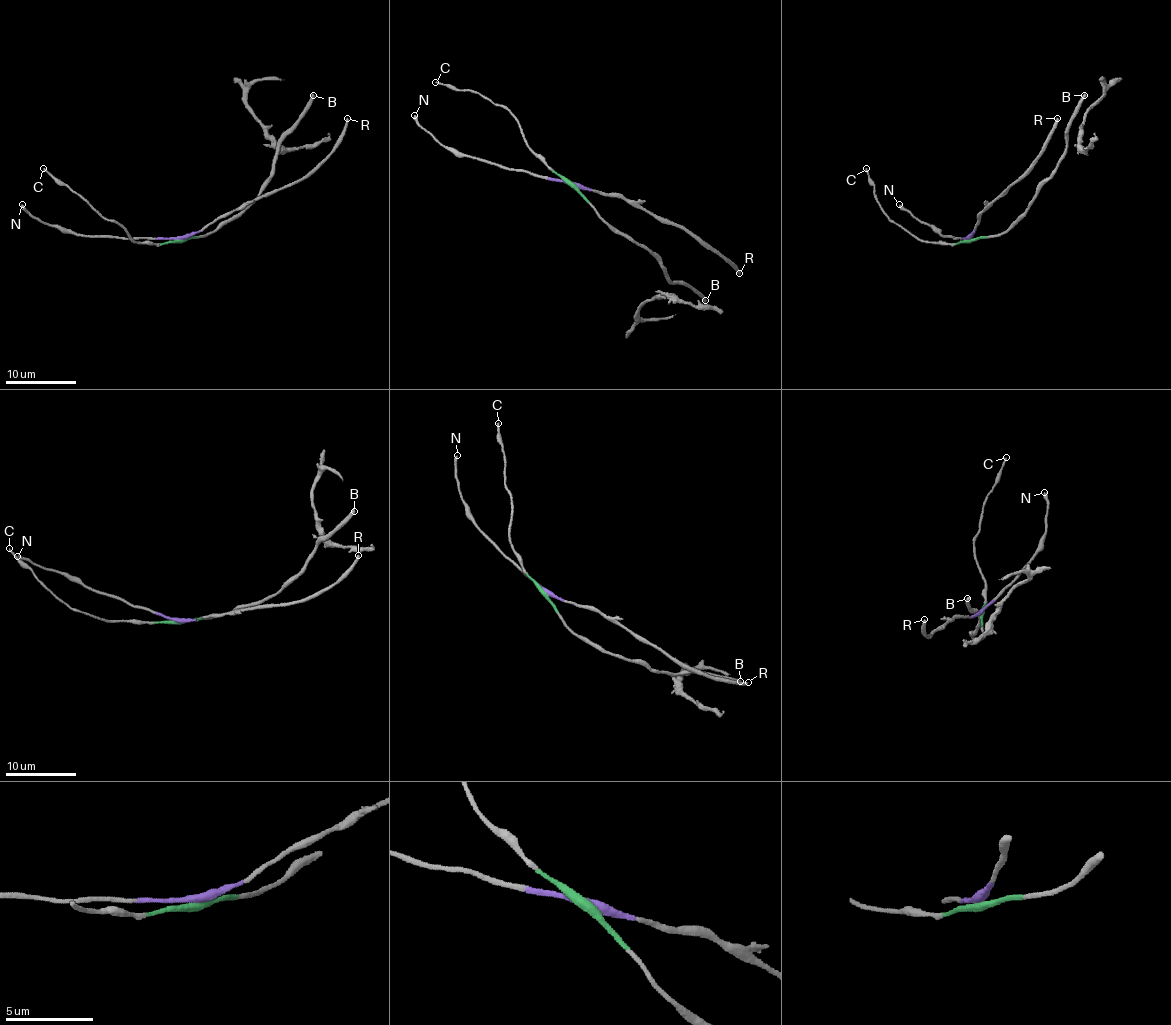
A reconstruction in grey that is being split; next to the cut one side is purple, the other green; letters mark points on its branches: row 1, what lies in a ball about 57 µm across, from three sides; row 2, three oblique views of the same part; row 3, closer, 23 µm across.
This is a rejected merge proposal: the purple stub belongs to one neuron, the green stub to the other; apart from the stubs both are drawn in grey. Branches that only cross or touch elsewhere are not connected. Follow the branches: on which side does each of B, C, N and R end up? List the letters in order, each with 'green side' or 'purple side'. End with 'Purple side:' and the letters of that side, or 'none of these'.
B: green side
C: green side
N: purple side
R: purple side
Purple side: N, R

